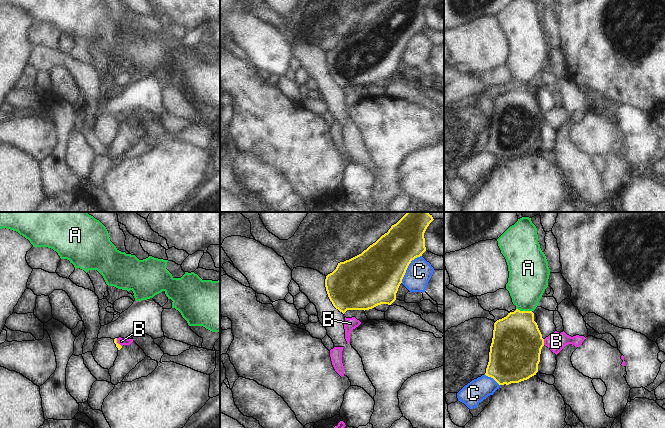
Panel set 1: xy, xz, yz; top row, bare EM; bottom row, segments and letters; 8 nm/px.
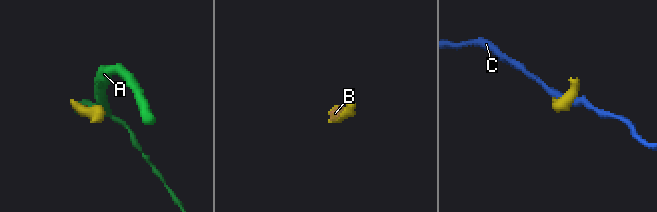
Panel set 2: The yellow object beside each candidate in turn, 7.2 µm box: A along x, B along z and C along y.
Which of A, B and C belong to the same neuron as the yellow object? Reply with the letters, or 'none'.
B

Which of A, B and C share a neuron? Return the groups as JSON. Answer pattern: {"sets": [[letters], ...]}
{"sets": [["A"], ["B"], ["C"]]}

